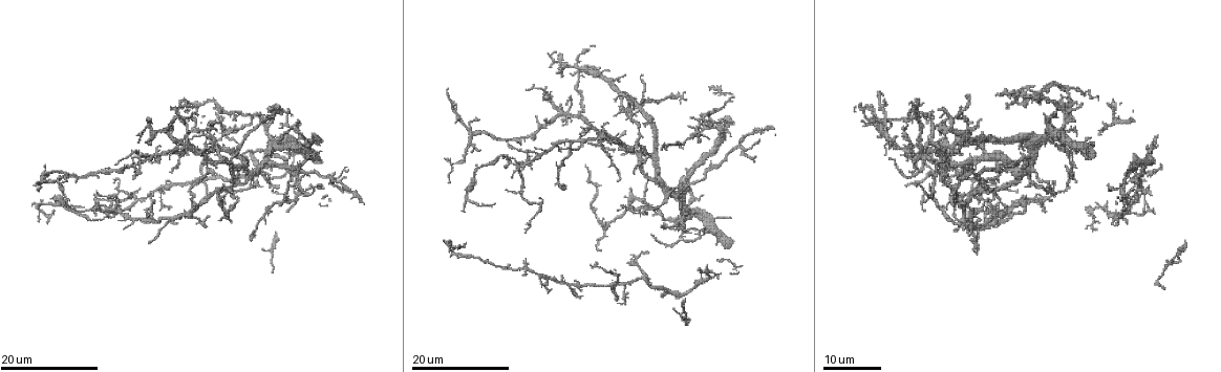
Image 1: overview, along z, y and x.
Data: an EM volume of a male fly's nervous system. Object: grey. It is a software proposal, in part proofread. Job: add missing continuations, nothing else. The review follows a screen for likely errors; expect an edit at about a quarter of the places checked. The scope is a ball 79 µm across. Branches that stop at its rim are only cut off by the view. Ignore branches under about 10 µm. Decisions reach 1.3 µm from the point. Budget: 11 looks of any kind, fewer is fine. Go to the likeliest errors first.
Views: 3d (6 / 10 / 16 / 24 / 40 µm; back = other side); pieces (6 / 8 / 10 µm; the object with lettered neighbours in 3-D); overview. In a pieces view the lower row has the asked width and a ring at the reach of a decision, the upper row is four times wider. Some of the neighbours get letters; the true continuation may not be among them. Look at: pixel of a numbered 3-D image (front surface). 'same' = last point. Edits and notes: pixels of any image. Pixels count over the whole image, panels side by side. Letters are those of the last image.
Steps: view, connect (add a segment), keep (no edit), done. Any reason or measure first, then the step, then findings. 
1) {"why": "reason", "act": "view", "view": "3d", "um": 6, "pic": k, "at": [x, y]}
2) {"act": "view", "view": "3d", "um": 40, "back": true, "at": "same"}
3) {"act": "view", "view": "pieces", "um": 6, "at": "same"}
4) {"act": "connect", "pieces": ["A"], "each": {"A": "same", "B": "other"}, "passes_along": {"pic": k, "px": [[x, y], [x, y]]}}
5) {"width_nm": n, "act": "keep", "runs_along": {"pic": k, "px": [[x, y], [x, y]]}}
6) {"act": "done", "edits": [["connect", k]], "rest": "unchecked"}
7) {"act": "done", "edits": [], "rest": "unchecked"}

{"why": "an open end", "act": "view", "view": "3d", "um": 24, "pic": 1, "at": [650, 233]}

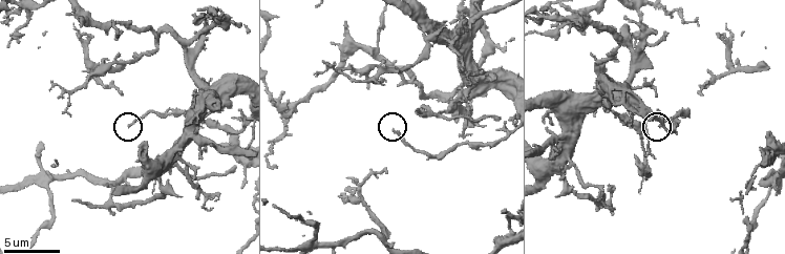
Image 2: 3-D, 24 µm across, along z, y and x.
{"why": "see the neighbours", "act": "view", "view": "pieces", "um": 8, "pic": 2, "at": [393, 130]}

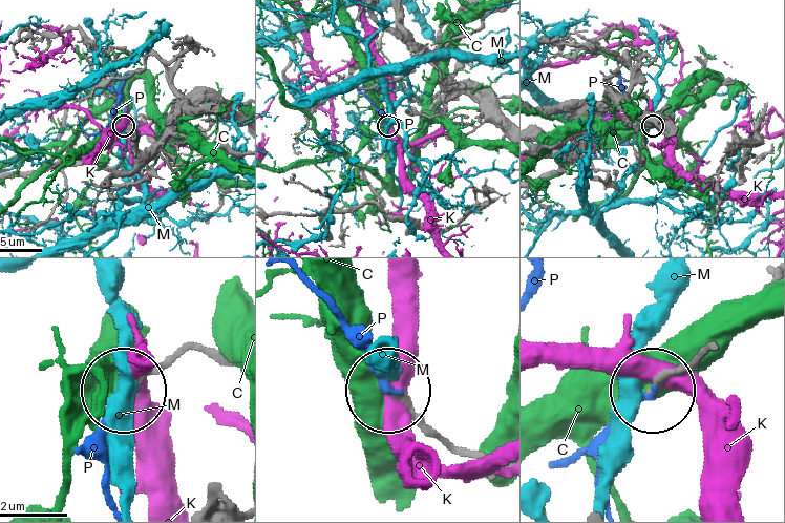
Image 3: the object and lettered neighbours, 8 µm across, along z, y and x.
{"act": "keep", "each": {"C": "other", "K": "other", "M": "other", "P": "other"}, "runs_along": {"pic": 3, "px": [[707, 349], [651, 385]]}, "found": "none of them fits"}

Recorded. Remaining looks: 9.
{"why": "an open end", "act": "view", "view": "3d", "um": 16, "pic": 1, "at": [626, 132]}

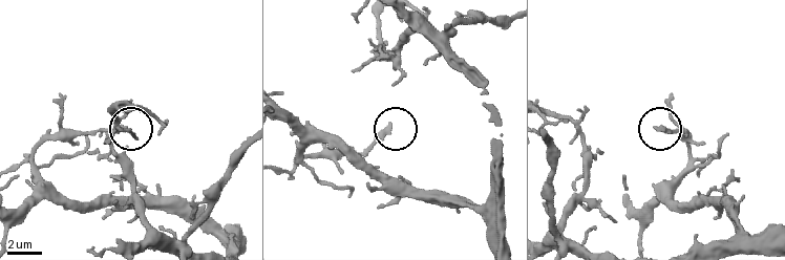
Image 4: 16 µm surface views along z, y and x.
{"why": "what lies round it", "act": "view", "view": "pieces", "um": 8, "pic": 4, "at": [658, 126]}

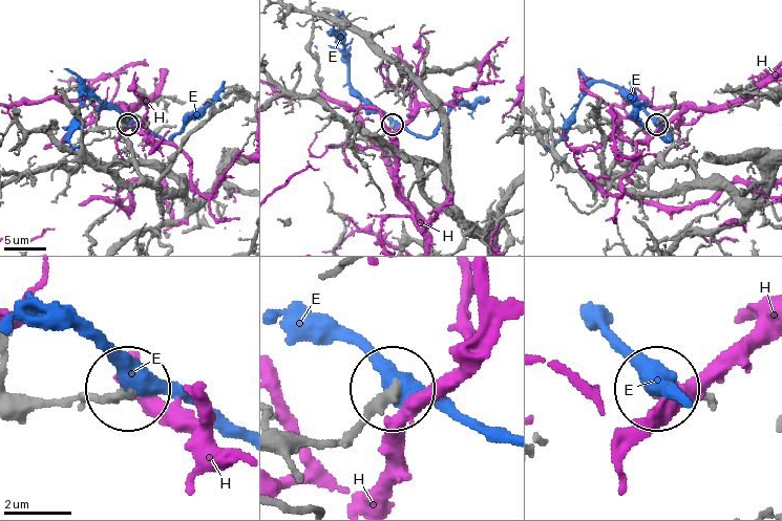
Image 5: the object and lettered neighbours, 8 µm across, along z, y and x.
{"act": "keep", "each": {"E": "other", "H": "other"}, "runs_along": {"pic": 5, "px": [[282, 447], [333, 443], [389, 390]]}, "found": "none of them fits"}

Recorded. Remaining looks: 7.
{"why": "tapers out", "act": "view", "view": "3d", "um": 16, "pic": 1, "at": [203, 164]}

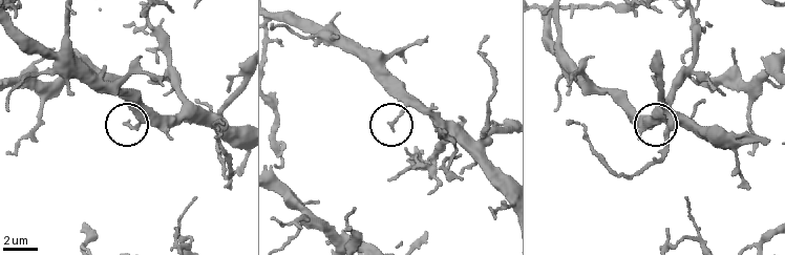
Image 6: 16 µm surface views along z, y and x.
{"act": "view", "view": "pieces", "um": 10, "pic": 6, "at": [390, 127]}

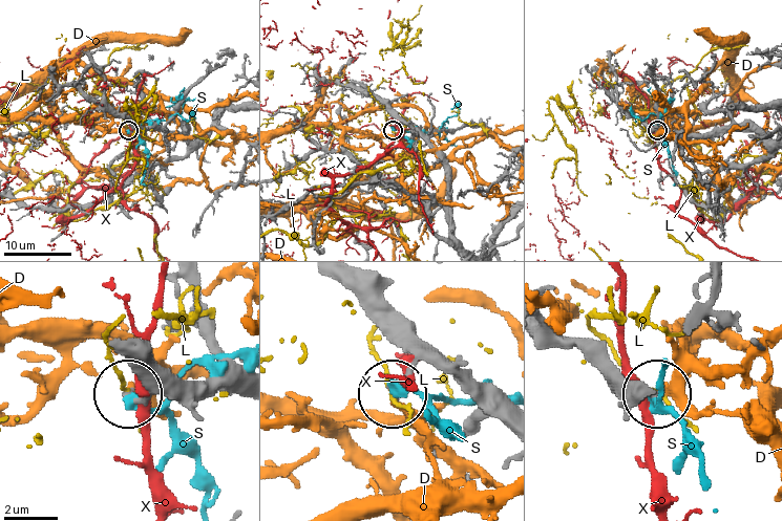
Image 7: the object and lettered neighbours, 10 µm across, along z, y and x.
{"act": "keep", "each": {"D": "other", "L": "other", "S": "other", "X": "other"}, "runs_along": {"pic": 7, "px": [[507, 425], [452, 377], [425, 364], [394, 389]]}, "found": "no lettered segment goes on from it"}

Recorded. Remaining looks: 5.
{"why": "free end", "act": "view", "view": "3d", "um": 24, "pic": 1, "at": [198, 206]}

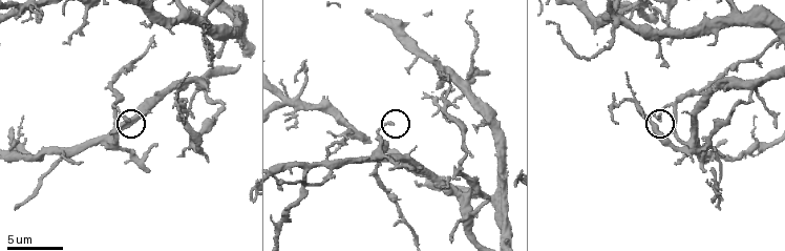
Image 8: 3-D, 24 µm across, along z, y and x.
{"act": "view", "view": "pieces", "um": 10, "pic": 8, "at": [126, 121]}

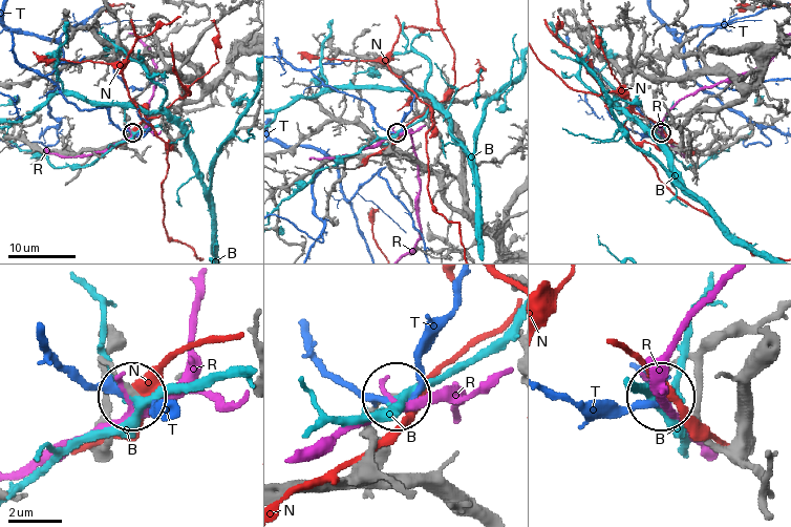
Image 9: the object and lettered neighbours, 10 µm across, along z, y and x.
{"act": "keep", "each": {"B": "other", "N": "other", "R": "other", "T": "other"}, "found": "none of them fits"}

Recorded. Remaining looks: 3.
{"act": "view", "view": "pieces", "um": 6, "pic": 2, "at": [656, 97]}

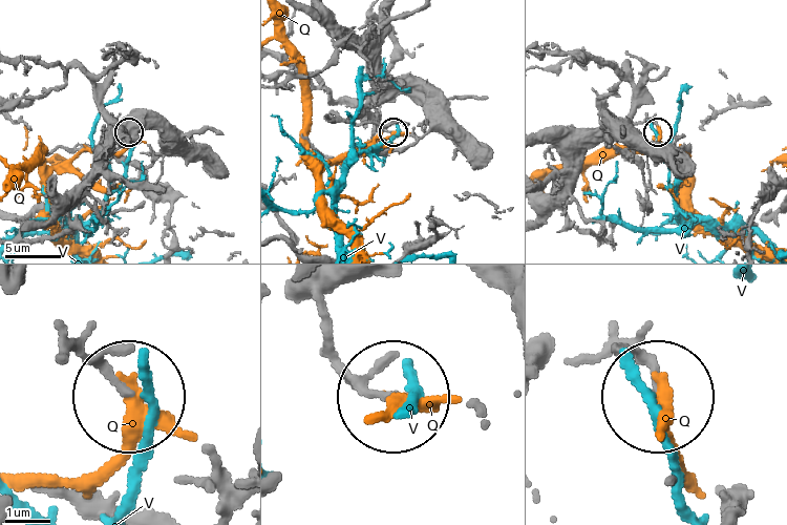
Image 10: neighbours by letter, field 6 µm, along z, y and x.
{"act": "keep", "each": {"Q": "other", "V": "other"}, "runs_along": {"pic": 10, "px": [[58, 353], [81, 356], [122, 394]]}, "found": "none of them fits"}

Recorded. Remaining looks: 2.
{"act": "done", "edits": [], "rest": "unchecked"}

